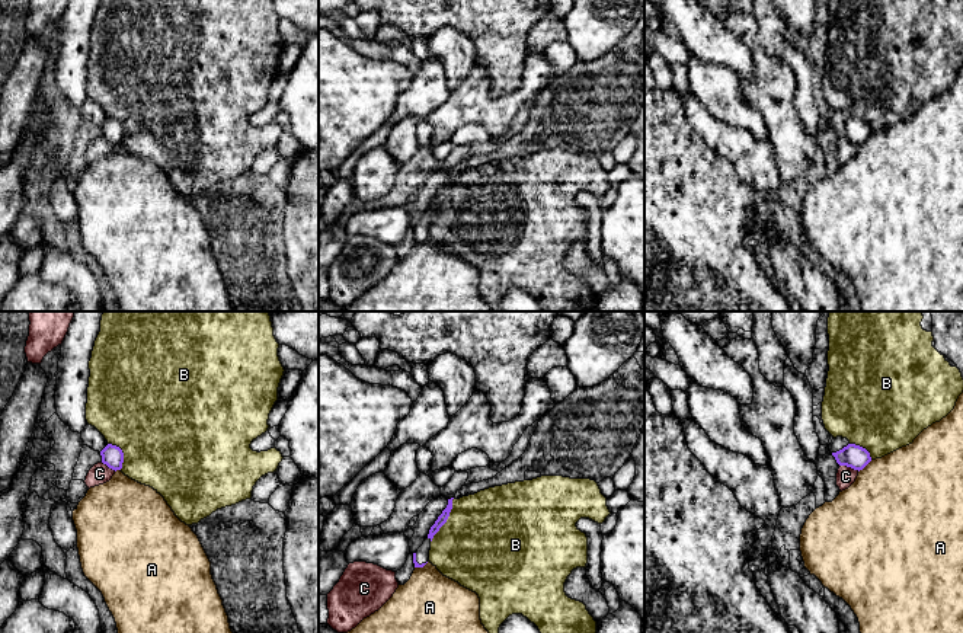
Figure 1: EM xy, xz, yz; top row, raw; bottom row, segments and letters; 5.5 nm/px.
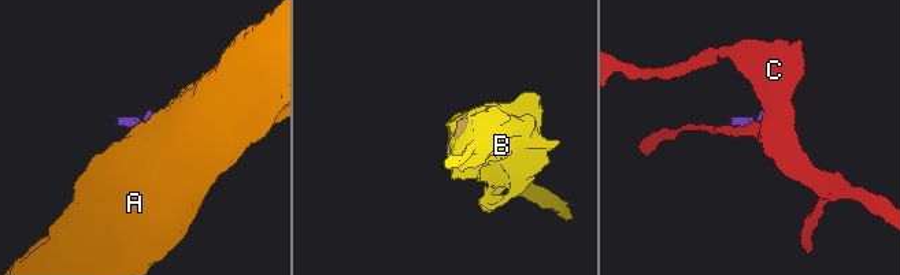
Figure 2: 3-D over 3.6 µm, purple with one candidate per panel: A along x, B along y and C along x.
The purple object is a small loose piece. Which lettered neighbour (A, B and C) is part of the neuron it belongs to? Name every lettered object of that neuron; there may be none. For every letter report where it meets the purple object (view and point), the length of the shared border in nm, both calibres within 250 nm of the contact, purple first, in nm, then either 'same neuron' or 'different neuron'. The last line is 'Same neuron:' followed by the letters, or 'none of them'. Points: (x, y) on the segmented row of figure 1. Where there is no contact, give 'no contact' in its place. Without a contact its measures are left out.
A: meets purple in yz at (864, 466); contact 100 nm long; 130 nm thick on the purple side, 500 nm on the other; different neuron
B: meets purple in xz at (447, 518); contact 280 nm long; 50 nm thick on the purple side, 500 nm on the other; different neuron
C: meets purple in yz at (850, 466); contact 120 nm long; 130 nm thick on the purple side, 110 nm on the other; different neuron
Same neuron: none of them

